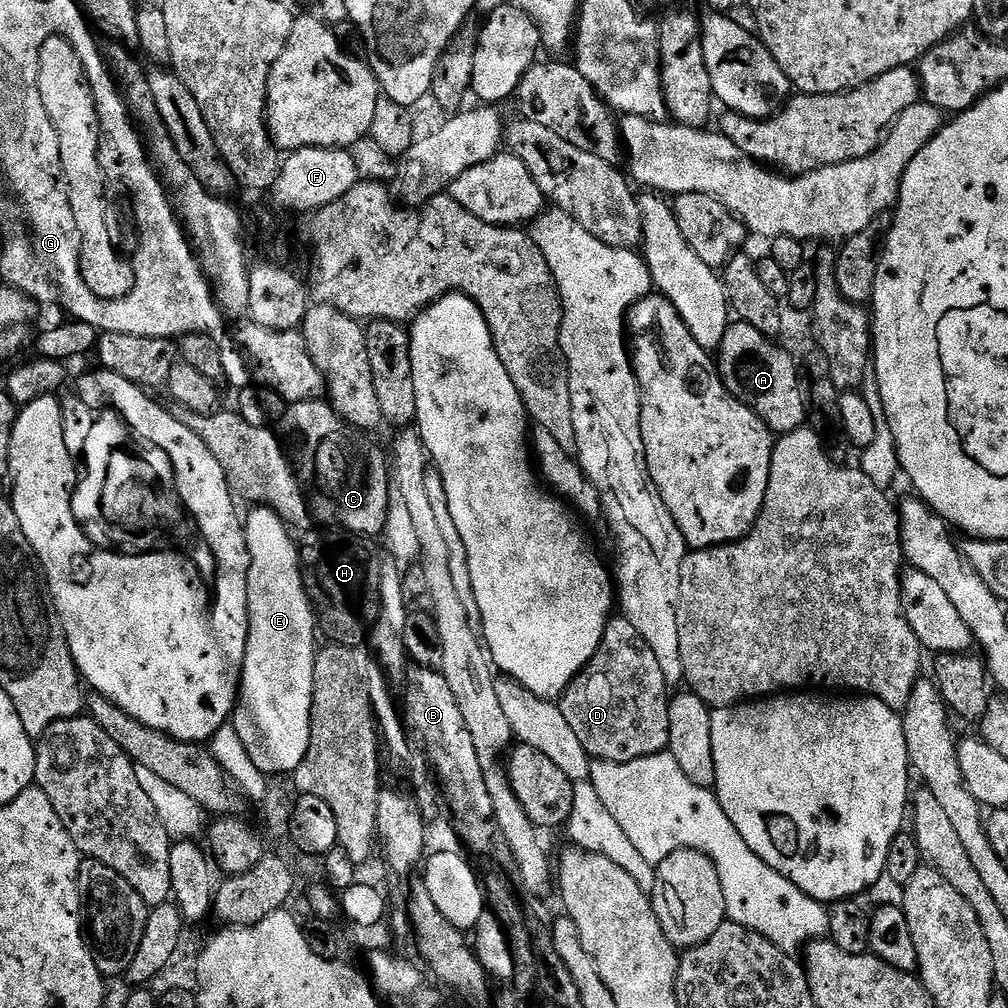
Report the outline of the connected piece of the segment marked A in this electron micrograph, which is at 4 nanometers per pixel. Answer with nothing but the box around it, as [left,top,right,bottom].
[718,322,809,434]

